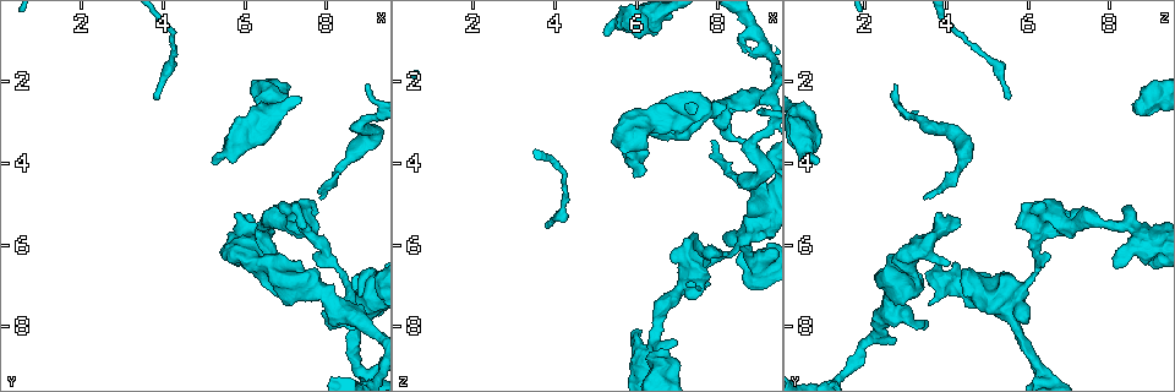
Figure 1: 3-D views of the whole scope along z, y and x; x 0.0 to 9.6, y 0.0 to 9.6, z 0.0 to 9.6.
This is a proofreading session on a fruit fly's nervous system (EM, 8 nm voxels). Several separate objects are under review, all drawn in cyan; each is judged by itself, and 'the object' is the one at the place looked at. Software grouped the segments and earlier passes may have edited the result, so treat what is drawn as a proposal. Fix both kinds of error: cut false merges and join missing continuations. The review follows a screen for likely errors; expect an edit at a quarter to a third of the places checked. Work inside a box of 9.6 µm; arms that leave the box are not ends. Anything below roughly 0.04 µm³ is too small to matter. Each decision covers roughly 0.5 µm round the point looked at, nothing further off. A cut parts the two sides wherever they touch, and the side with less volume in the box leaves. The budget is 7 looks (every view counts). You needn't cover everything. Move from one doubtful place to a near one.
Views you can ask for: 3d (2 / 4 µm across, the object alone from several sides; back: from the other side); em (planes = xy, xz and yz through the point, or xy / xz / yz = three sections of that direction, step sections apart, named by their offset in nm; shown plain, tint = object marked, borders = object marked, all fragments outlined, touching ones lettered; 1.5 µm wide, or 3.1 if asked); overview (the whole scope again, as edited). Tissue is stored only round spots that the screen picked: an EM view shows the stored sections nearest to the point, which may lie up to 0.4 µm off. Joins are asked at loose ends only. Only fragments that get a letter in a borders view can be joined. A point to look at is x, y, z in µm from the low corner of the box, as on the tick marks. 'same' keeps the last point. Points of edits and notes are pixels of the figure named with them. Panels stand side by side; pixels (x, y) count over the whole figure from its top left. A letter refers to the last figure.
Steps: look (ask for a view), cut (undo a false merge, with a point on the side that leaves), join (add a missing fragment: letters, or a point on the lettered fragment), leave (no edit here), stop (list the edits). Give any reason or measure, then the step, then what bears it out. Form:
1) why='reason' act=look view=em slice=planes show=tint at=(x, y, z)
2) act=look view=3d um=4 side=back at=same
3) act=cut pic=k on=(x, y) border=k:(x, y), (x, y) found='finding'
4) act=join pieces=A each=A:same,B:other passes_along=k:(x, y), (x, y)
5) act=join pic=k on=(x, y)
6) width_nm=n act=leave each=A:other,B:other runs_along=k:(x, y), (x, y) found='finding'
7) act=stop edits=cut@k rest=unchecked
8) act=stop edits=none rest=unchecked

why='free end' act=look view=em slice=yz step=8 show=tint at=(8.75, 7.95, 3.55)

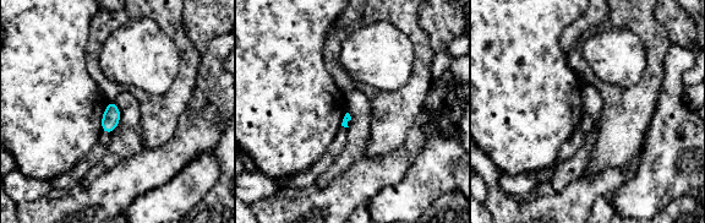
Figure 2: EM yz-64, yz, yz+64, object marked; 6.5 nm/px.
act=look view=em slice=planes show=borders at=same

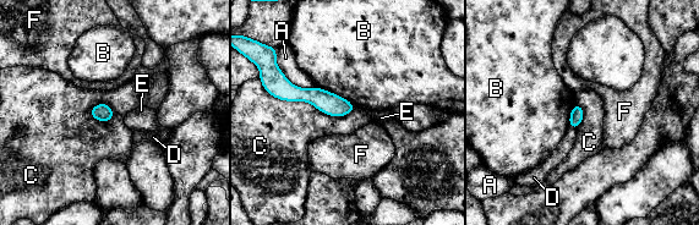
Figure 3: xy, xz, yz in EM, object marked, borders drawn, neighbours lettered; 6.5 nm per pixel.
act=leave each=A:other,B:other,C:other,D:other,E:other,F:other runs_along=3:(278, 92), (315, 95), (349, 108) found='none of them fits'

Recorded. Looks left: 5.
why='branch stops here' act=look view=em slice=xz step=8 show=plain at=(6.15, 5.40, 4.35)

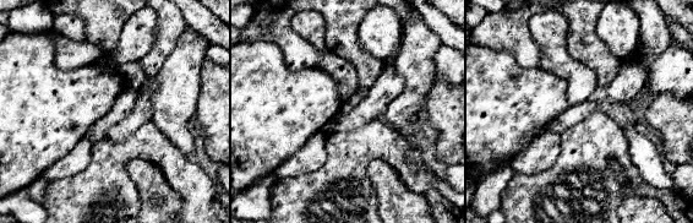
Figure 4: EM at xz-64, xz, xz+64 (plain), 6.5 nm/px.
act=look view=em slice=xz step=8 show=borders at=same

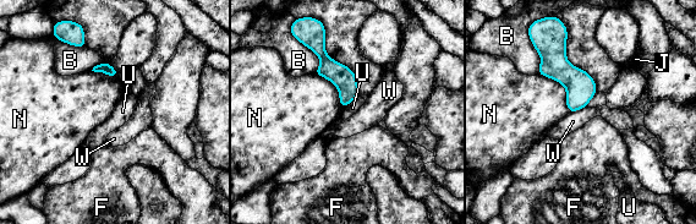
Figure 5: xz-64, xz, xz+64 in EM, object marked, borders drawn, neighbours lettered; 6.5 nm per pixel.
act=leave each=B:other,F:other,J:other,N:other,U:other,W:other border=5:(587, 107), (570, 113) found='no lettered fragment goes on from it'

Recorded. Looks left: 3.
why='branch stops here' act=look view=3d um=4 at=(5.20, 3.95, 0.90)

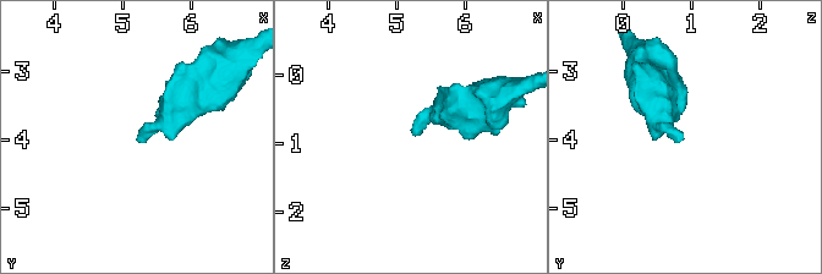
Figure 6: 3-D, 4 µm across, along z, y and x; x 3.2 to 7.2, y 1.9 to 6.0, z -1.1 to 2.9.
why='now the EM' act=look view=em slice=xz step=4 show=borders at=(5.25, 4.00, 0.85)

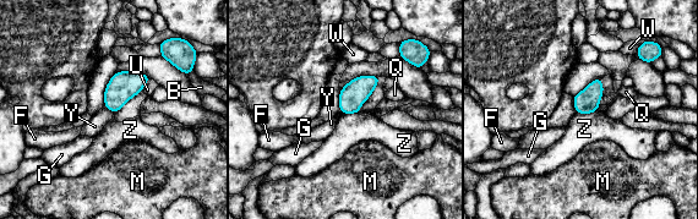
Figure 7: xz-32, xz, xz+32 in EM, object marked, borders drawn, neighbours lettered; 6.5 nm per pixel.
why='another direction' act=look view=em slice=planes show=borders at=same

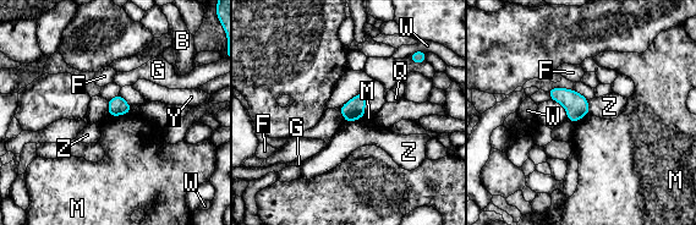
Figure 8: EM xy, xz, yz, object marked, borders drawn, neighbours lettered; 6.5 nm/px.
width_nm=120 longest_contact=M:170nm act=leave each=B:other,F:other,G:other,M:other,Q:other,W:other,Y:other,Z:other found='none of them fits'

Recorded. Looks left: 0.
act=stop edits=none rest=unchecked

